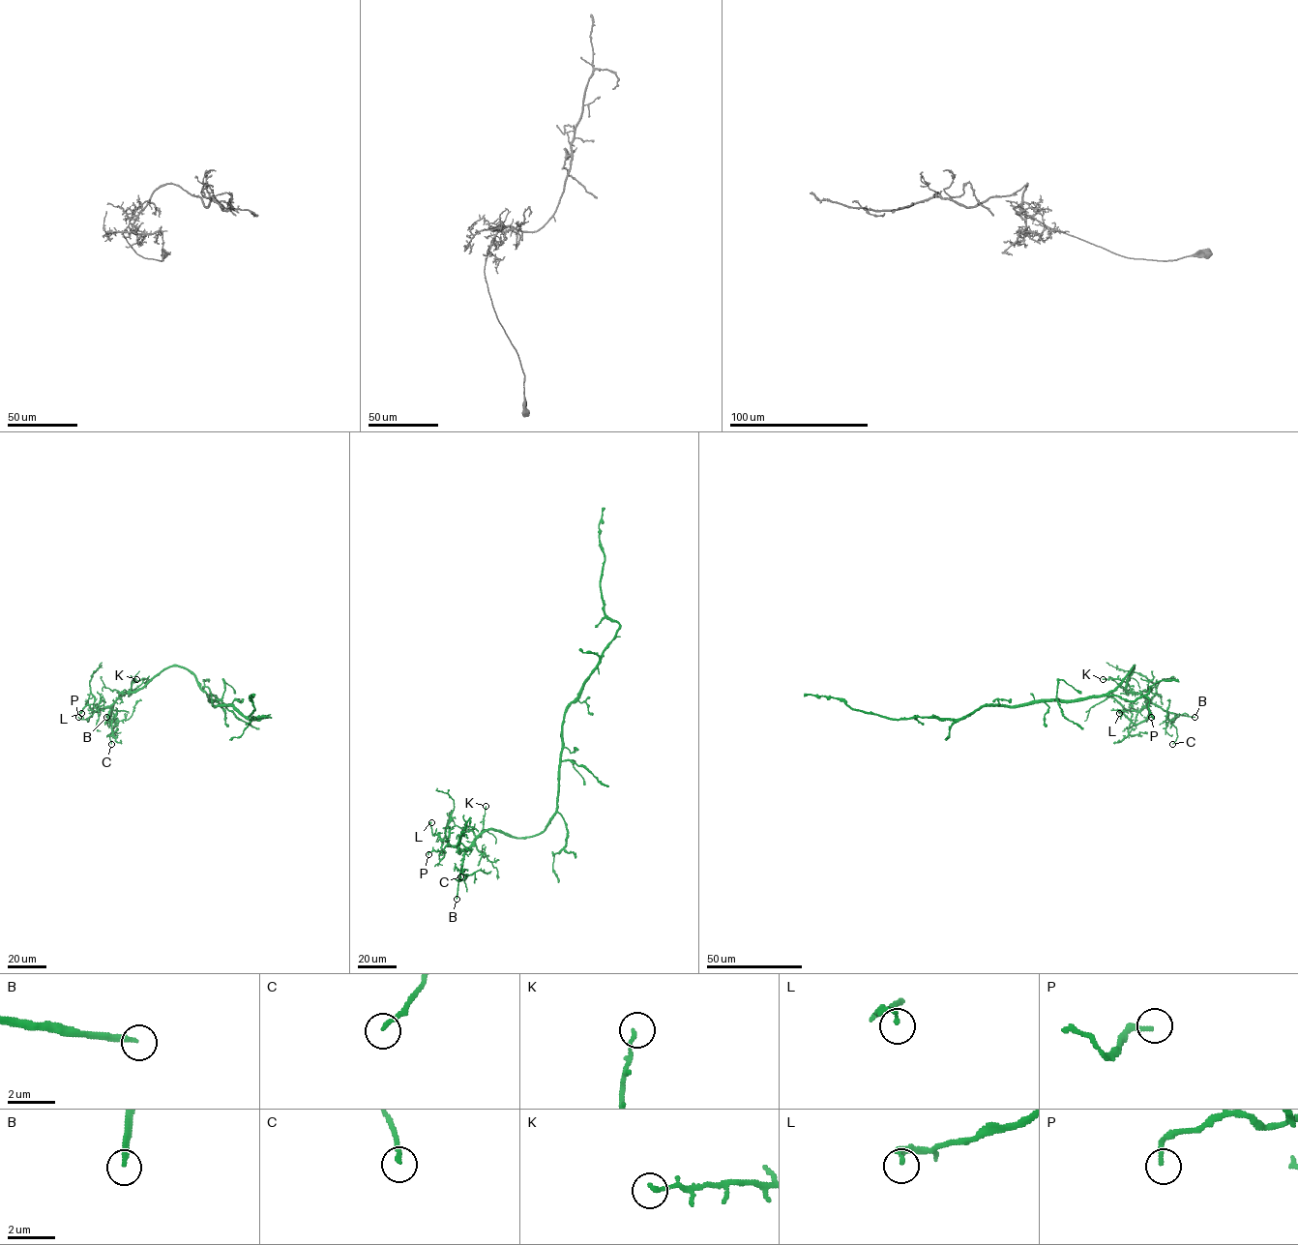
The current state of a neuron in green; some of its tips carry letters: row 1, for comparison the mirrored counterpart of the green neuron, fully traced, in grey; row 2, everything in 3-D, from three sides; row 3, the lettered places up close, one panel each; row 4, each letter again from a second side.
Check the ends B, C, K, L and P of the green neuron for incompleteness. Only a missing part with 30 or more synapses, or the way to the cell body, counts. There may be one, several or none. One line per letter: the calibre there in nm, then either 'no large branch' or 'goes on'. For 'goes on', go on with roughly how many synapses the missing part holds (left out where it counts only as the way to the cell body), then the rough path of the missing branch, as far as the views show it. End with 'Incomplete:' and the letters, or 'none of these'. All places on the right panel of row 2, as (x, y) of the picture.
B: 220 nm | goes on
C: 190 nm | no large branch
K: 150 nm | no large branch
L: 190 nm | no large branch
P: 200 nm | no large branch
Incomplete: B

